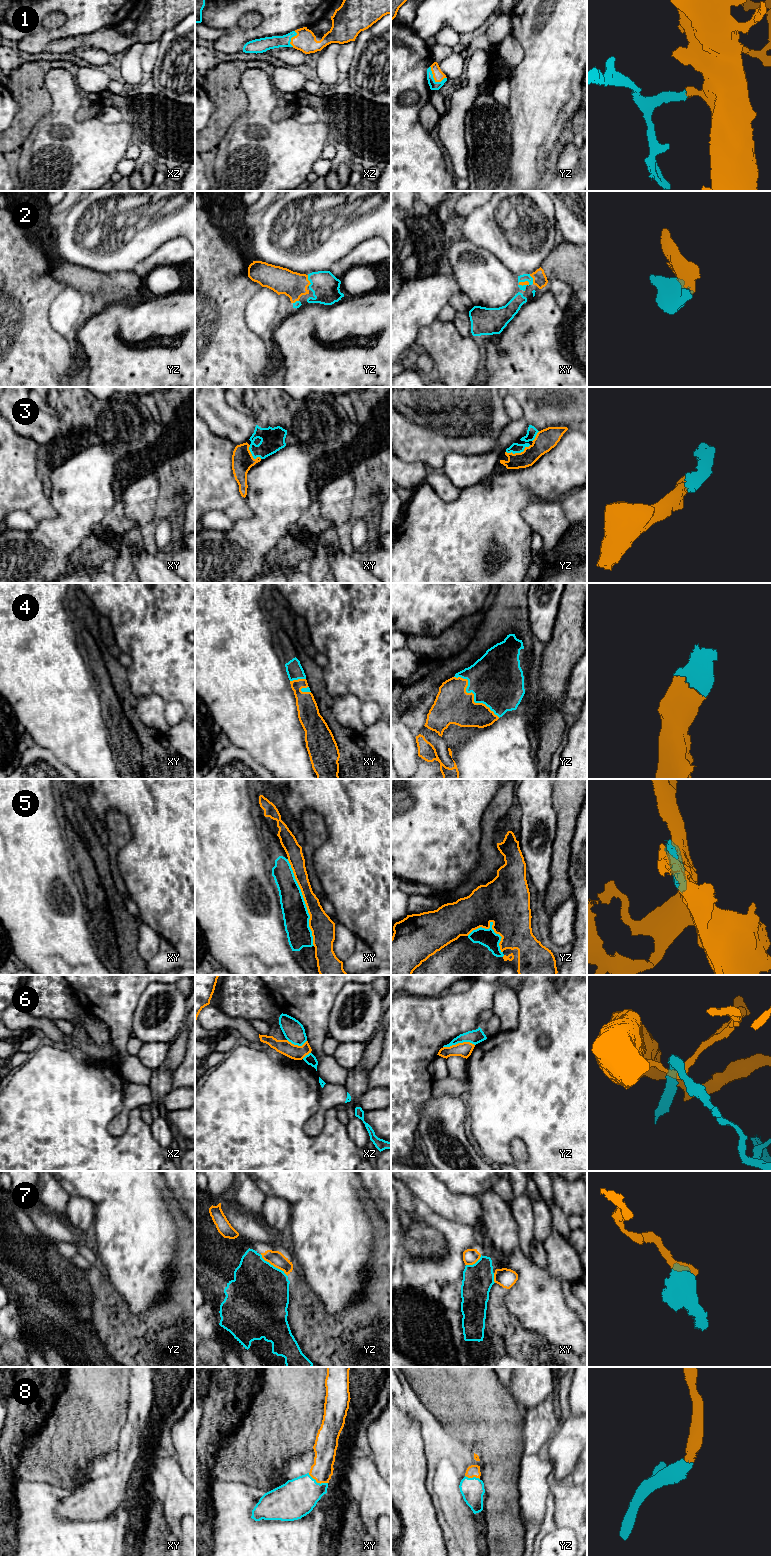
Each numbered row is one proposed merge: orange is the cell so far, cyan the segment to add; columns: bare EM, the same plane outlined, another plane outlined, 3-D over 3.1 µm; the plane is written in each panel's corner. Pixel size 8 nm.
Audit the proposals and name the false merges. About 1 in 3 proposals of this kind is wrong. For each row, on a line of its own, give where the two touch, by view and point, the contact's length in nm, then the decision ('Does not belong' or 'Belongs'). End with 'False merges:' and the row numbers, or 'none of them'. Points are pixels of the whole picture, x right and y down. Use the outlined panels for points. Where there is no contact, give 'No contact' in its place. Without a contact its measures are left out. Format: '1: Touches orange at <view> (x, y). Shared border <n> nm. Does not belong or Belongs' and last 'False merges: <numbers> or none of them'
1: Touches orange at yz (434, 79). Shared border 170 nm. Belongs
2: Touches orange at yz (308, 280). Shared border 90 nm. Belongs
3: Touches orange at yz (518, 453). Shared border 200 nm. Belongs
4: Touches orange at yz (473, 695). Shared border 500 nm. Belongs
5: Touches orange at xy (305, 902). Shared border 750 nm. Does not belong
6: Touches orange at yz (458, 1043). Shared border 260 nm. Does not belong
7: Touches orange at yz (273, 1265). Shared border 280 nm. Does not belong
8: Touches orange at xy (318, 1482). Shared border 180 nm. Belongs
False merges: 5, 6, 7

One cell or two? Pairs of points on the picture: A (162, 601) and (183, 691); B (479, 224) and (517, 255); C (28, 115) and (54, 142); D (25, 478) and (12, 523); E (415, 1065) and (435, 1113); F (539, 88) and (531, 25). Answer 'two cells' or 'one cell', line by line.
A: one cell
B: one cell
C: two cells
D: two cells
E: two cells
F: one cell

